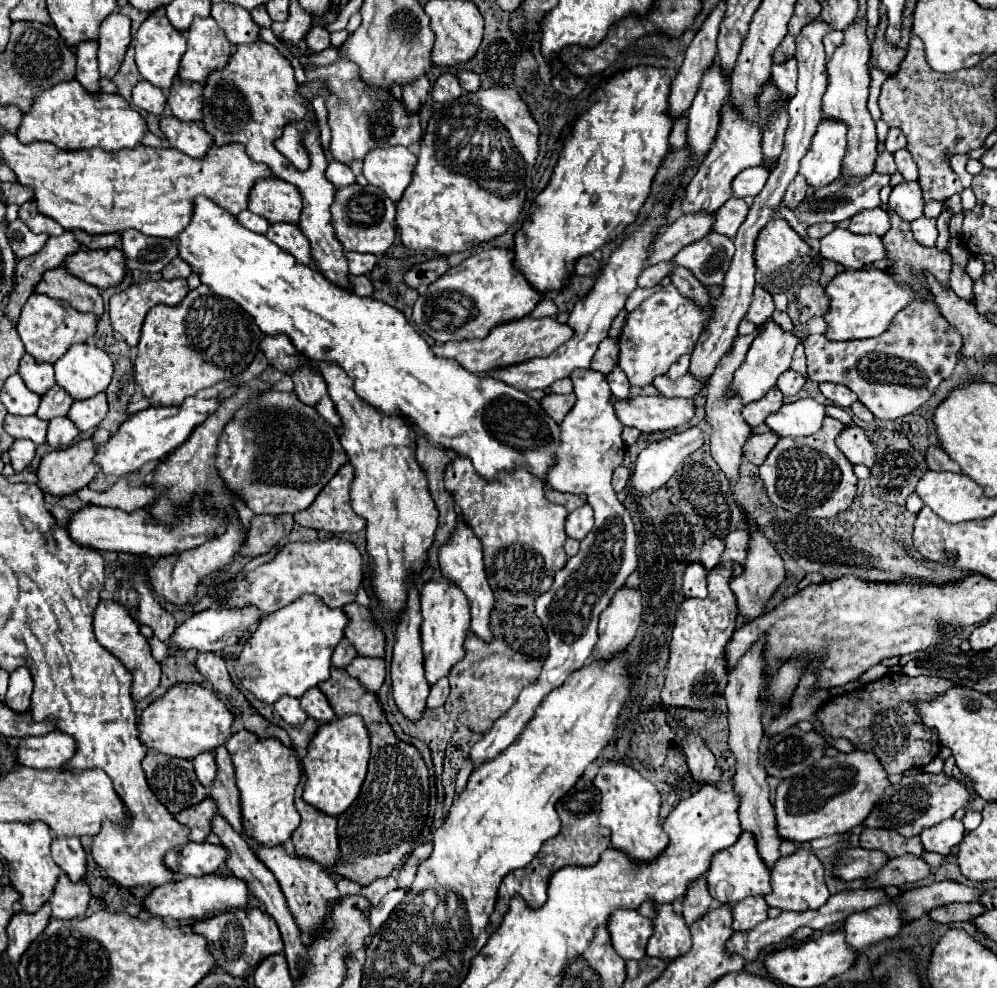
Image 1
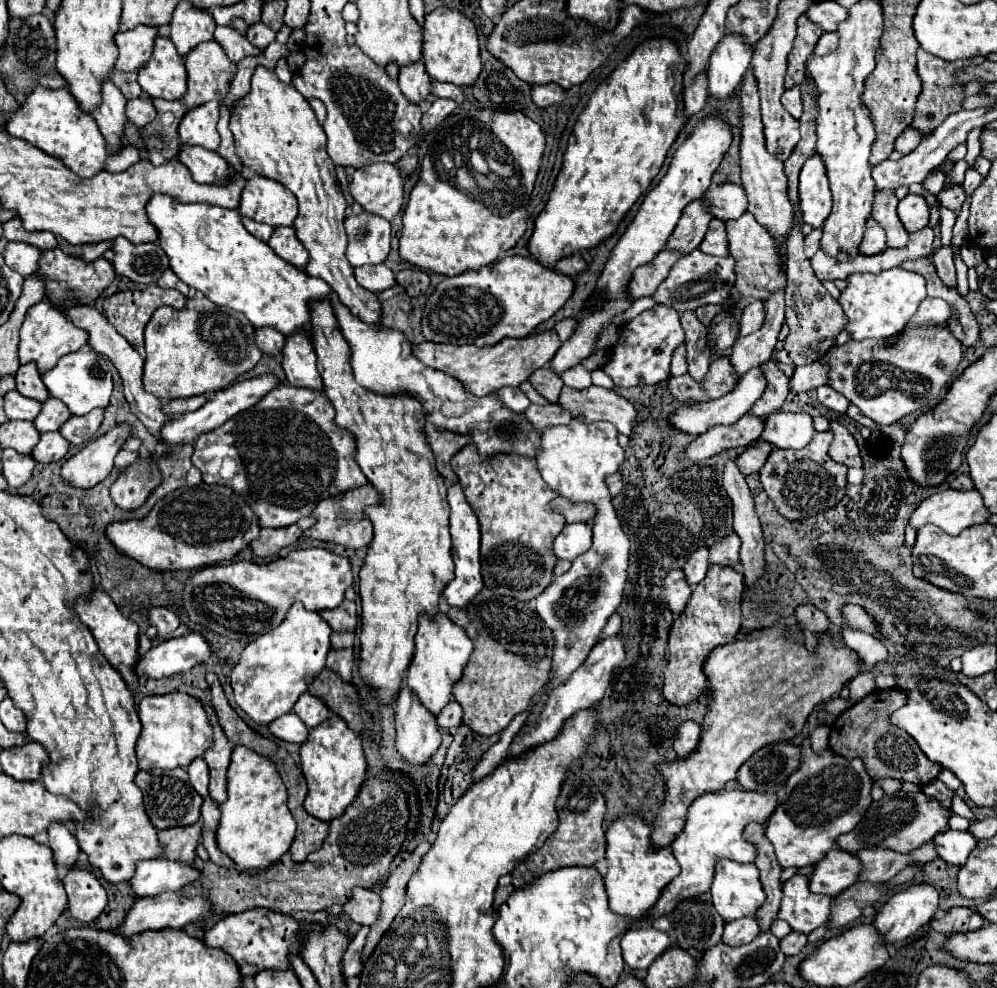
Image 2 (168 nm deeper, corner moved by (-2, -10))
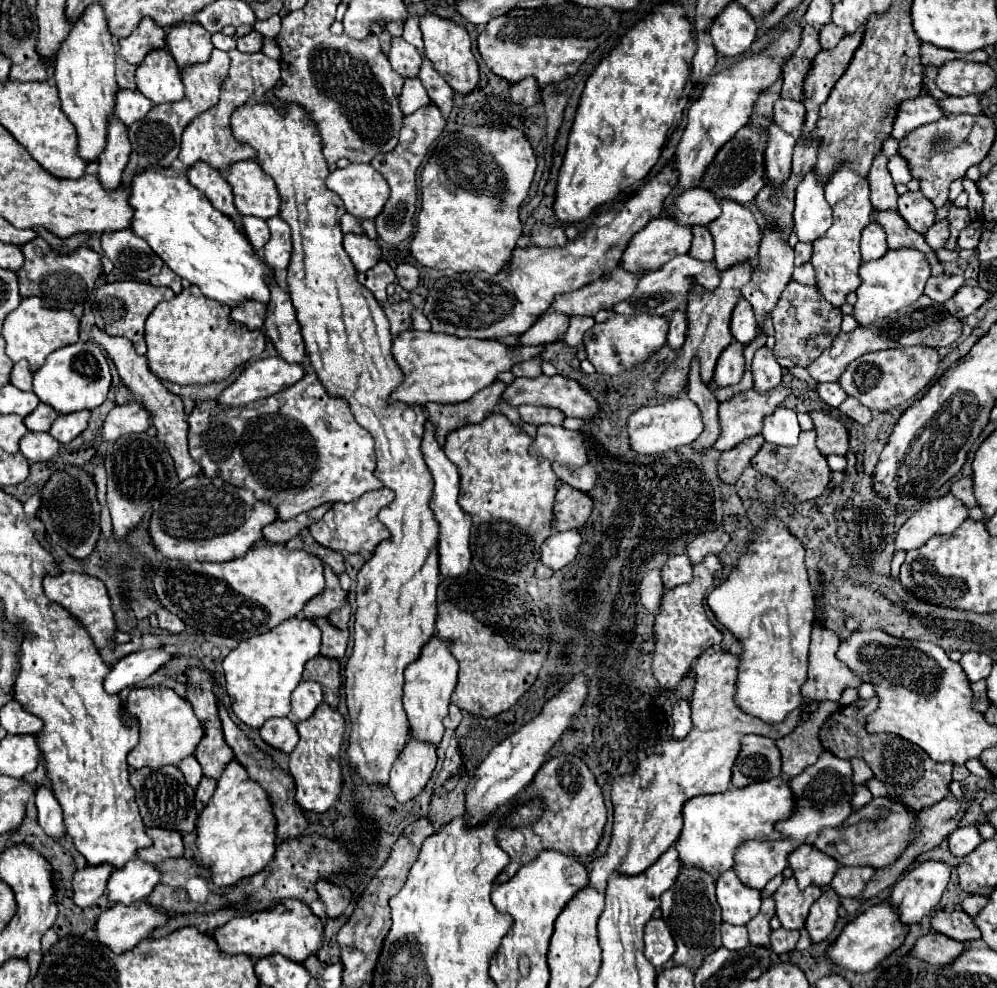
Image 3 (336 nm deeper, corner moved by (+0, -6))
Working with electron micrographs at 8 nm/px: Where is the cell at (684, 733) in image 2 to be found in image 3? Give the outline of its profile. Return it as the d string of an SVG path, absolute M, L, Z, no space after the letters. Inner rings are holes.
M688 701L676 703L676 707L672 711L672 719L674 719L674 739L686 739L686 735L692 729L692 717L690 717Z

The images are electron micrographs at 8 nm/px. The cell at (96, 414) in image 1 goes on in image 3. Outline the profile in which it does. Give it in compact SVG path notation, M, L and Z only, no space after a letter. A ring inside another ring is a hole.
M76 411L76 415L60 415L50 429L50 435L60 443L70 443L88 427L90 411Z

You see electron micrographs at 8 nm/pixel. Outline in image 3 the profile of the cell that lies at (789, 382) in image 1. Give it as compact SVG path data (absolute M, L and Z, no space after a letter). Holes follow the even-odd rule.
M922 295L914 305L900 309L896 315L876 321L870 327L856 327L850 333L838 333L838 337L834 339L834 343L816 359L808 365L808 373L812 375L814 381L824 383L824 381L838 381L838 377L842 375L842 371L846 369L846 365L854 359L858 359L860 355L864 355L866 351L874 351L874 349L890 349L890 347L900 347L900 345L928 345L928 347L950 347L958 335L962 331L962 323L960 319L956 319L954 315L948 313L946 307L942 307L942 303Z

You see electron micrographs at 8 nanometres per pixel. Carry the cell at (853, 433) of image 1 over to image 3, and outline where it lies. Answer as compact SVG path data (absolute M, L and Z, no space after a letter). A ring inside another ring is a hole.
M812 411L812 421L814 429L818 433L818 449L822 455L846 455L850 445L848 445L848 431L846 427L836 419L820 411Z

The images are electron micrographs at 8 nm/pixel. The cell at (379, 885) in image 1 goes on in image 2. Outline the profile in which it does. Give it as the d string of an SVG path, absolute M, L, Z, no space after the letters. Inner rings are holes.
M354 887L350 899L342 905L342 913L358 925L370 925L378 915L378 907L380 899L376 891Z

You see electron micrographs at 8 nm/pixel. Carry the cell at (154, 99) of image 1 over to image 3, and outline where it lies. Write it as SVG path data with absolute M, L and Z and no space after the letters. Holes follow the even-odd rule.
M122 89L116 95L116 109L114 109L114 113L126 125L132 125L134 121L142 119L150 109L152 109L152 103L138 89L134 89L134 91Z

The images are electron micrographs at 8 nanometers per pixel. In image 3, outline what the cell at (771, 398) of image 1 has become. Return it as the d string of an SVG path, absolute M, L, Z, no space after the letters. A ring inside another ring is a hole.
M760 347L752 361L754 375L754 391L768 393L782 383L782 367L776 363L776 357L768 347Z

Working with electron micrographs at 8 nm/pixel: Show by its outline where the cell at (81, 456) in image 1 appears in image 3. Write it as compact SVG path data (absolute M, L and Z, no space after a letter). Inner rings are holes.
M136 401L120 405L120 407L114 407L108 413L106 421L104 421L102 439L114 443L122 435L144 433L150 427L148 419L150 419L148 411L140 403L136 403Z

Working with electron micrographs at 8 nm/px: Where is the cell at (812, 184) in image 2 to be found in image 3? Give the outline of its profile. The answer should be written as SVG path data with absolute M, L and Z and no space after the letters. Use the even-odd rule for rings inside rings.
M808 173L796 191L794 231L798 241L814 241L822 237L830 225L832 209L824 199L824 187L814 173Z

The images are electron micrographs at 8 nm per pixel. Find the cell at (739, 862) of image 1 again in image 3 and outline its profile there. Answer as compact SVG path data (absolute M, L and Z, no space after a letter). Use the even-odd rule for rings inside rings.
M734 869L716 879L716 897L722 909L722 921L746 925L760 911L760 891L744 885Z

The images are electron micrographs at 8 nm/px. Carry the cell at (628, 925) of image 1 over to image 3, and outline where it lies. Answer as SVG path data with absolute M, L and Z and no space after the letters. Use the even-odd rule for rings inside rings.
M650 919L644 929L644 957L660 967L674 955L674 939L662 919Z

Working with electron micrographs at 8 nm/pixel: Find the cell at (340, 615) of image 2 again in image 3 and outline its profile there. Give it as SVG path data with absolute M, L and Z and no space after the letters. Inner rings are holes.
M324 565L324 569L326 569L326 589L324 589L324 593L310 599L302 609L302 615L308 617L308 619L328 617L332 611L336 611L336 609L344 607L344 603L348 603L348 593L340 587L338 575L328 565Z

